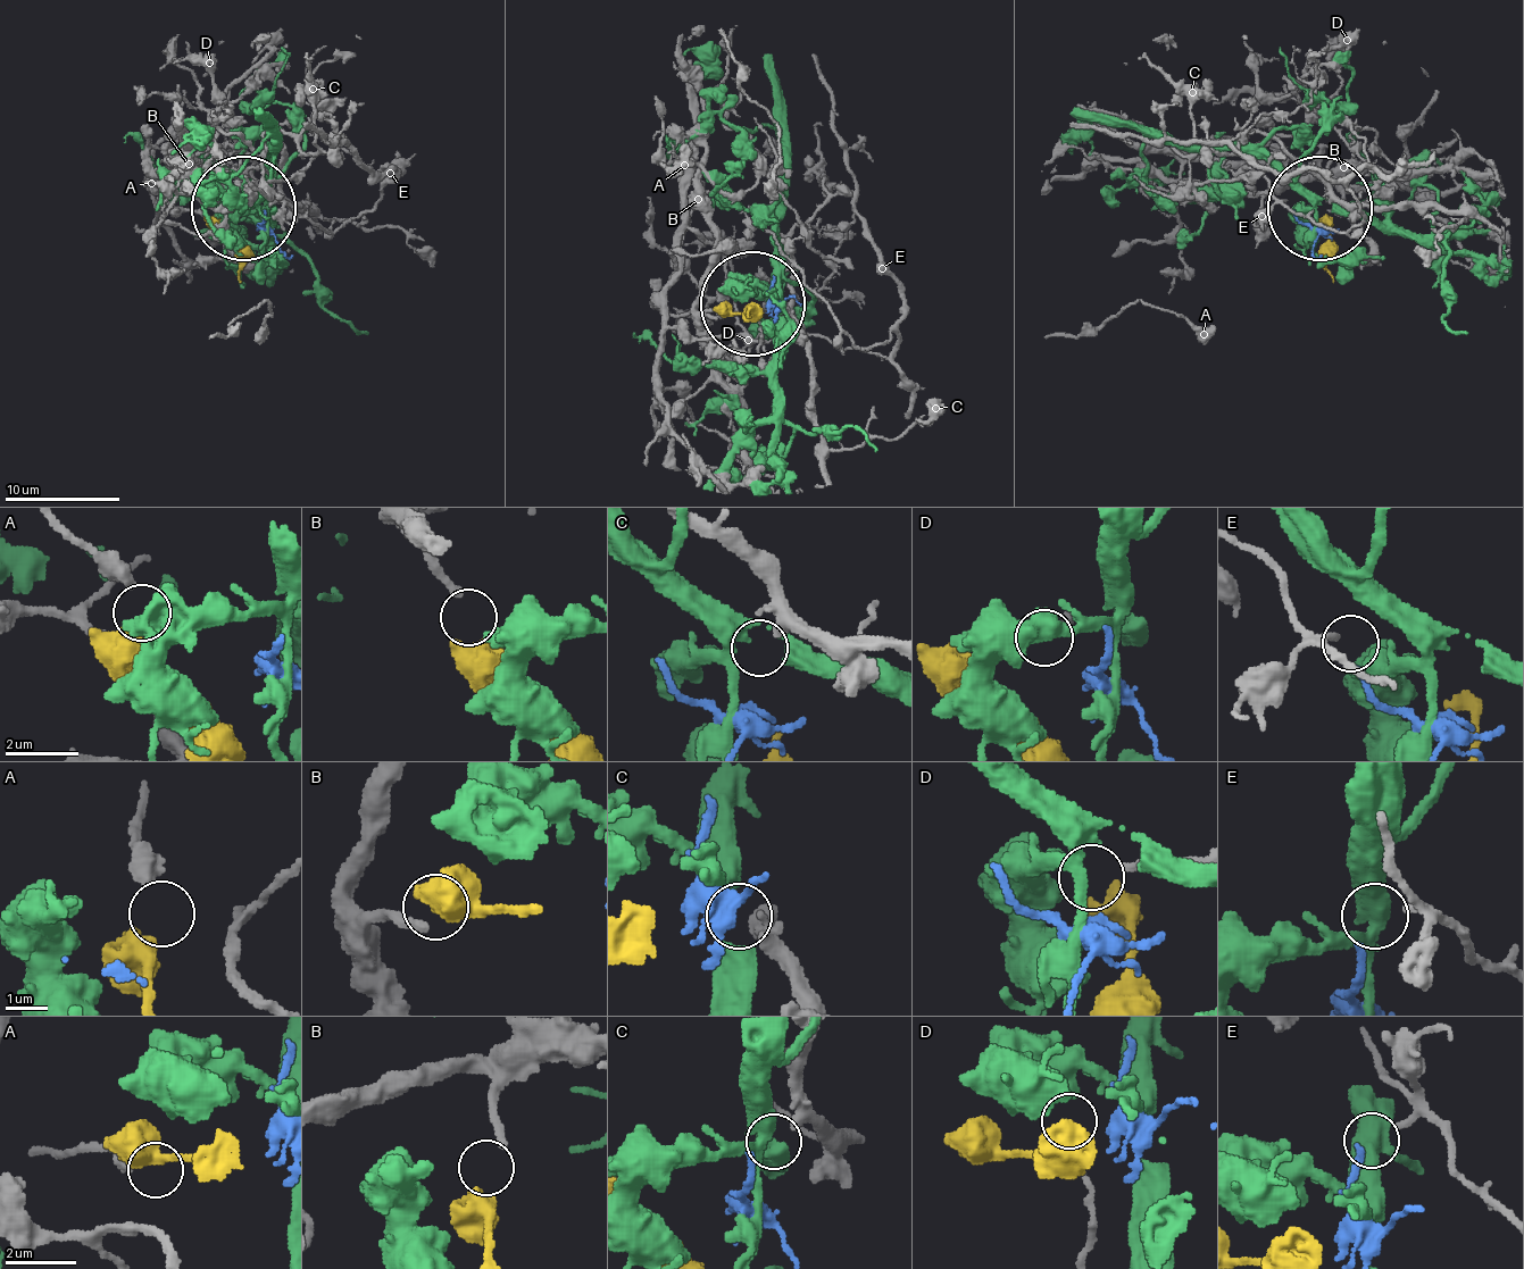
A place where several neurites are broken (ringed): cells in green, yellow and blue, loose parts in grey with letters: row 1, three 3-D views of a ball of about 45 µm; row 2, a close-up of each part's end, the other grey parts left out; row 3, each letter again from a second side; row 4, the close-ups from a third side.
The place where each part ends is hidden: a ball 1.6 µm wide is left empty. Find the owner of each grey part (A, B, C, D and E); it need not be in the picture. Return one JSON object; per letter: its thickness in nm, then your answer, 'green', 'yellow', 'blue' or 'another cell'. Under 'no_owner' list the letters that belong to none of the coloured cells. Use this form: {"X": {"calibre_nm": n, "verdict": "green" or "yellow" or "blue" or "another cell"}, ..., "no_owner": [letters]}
{"A": {"calibre_nm": 440, "verdict": "another cell"}, "B": {"calibre_nm": 240, "verdict": "yellow"}, "C": {"calibre_nm": 320, "verdict": "another cell"}, "D": {"calibre_nm": 140, "verdict": "another cell"}, "E": {"calibre_nm": 120, "verdict": "blue"}, "no_owner": ["A", "C", "D"]}

